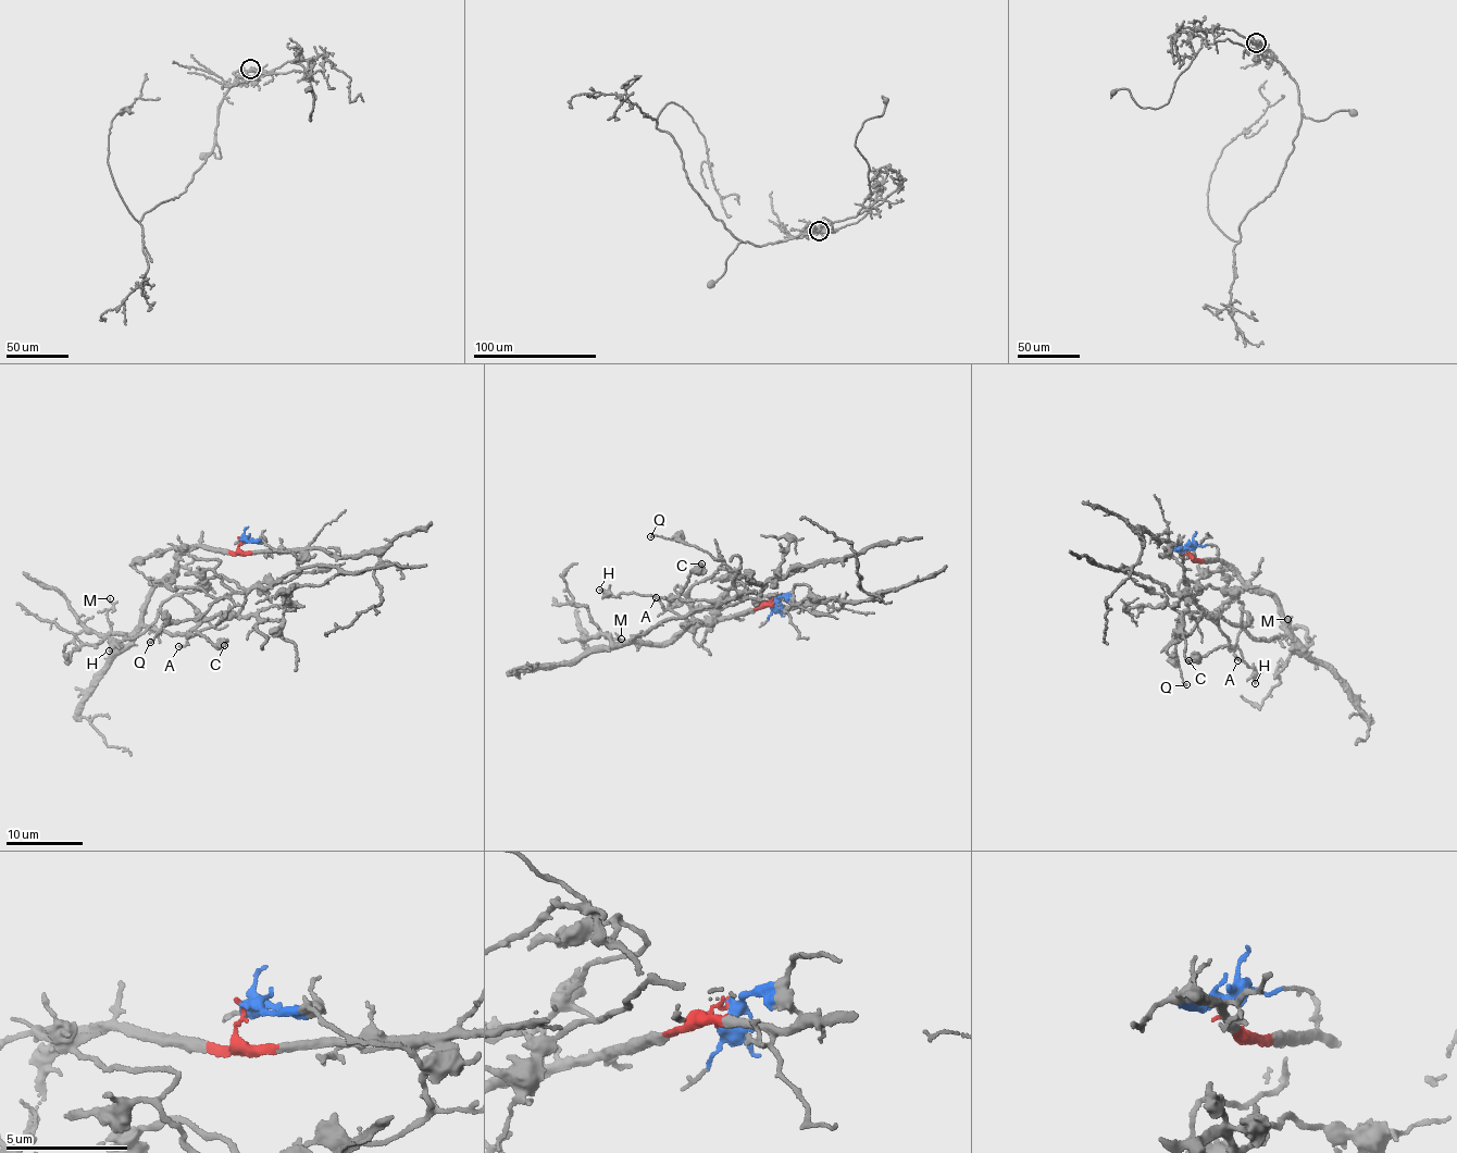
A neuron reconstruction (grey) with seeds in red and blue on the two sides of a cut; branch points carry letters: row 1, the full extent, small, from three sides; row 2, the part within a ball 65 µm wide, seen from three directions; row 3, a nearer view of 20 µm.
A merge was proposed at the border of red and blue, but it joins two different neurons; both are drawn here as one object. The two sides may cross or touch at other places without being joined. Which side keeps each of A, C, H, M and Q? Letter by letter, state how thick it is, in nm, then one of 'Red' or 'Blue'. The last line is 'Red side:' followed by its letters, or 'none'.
A: Thickness 150 nm. Blue
C: Thickness 440 nm. Blue
H: Thickness 320 nm. Blue
M: Thickness 90 nm. Red
Q: Thickness 140 nm. Blue
Red side: M

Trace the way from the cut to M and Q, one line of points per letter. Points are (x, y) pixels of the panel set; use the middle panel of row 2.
M: (774, 599), (762, 607), (667, 641), (654, 643), (635, 640), (627, 644), (602, 634), (609, 639), (622, 639)
Q: (774, 599), (794, 593), (797, 583), (809, 591), (809, 596), (796, 603), (758, 595), (699, 547), (649, 537)

